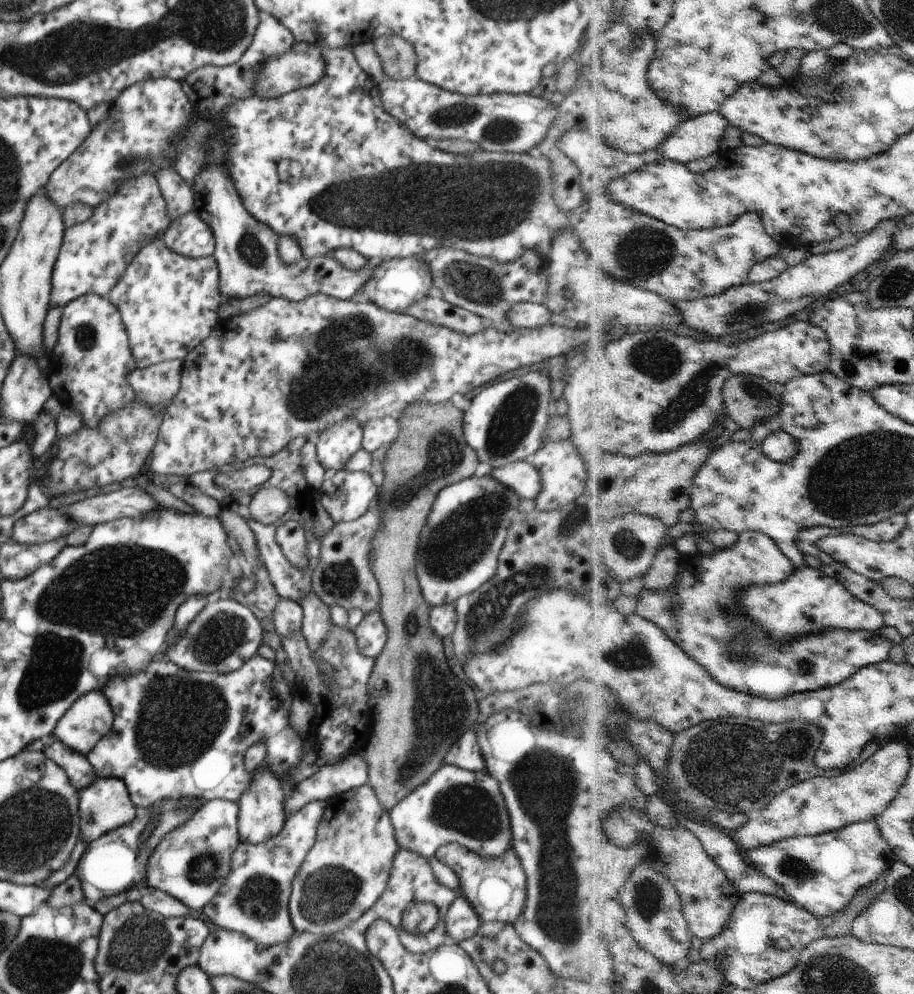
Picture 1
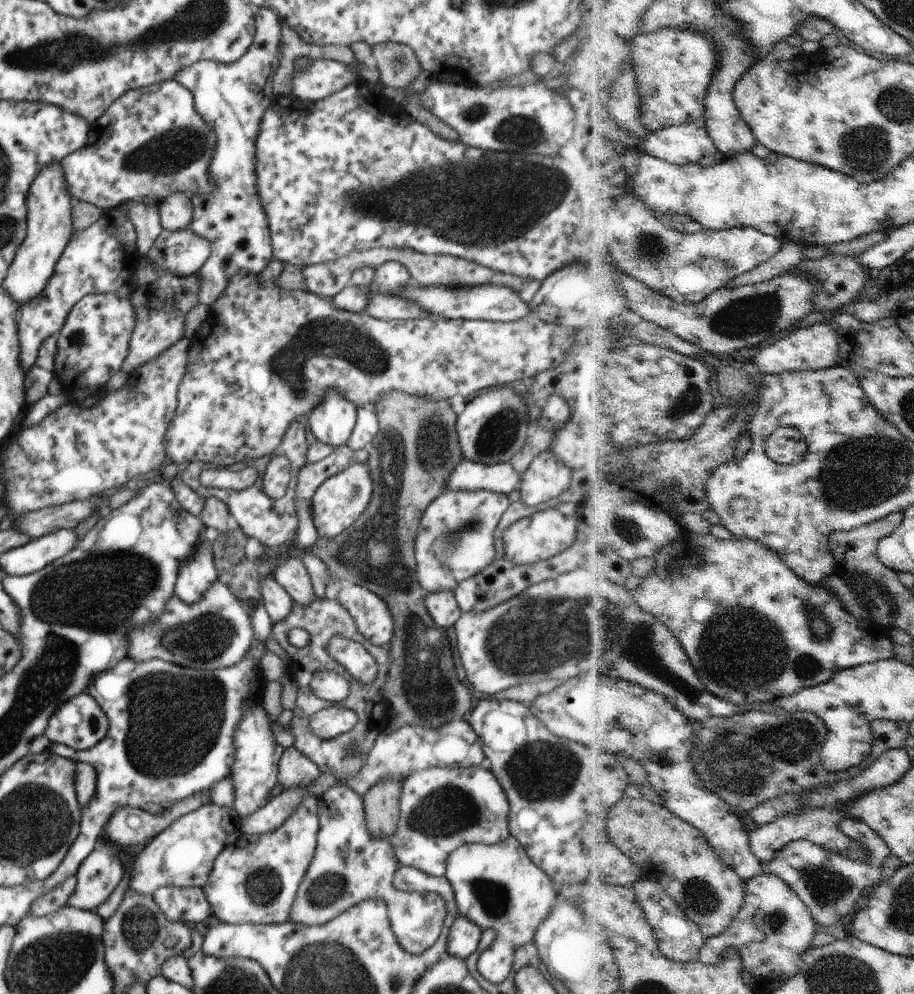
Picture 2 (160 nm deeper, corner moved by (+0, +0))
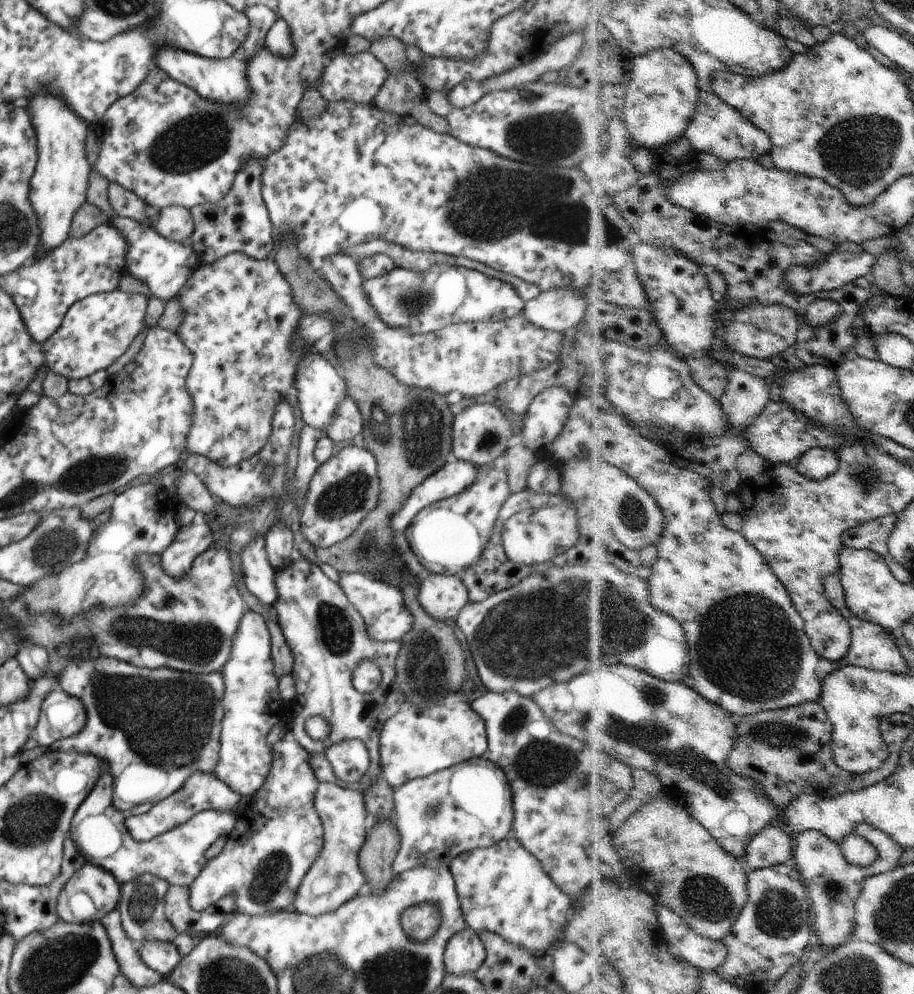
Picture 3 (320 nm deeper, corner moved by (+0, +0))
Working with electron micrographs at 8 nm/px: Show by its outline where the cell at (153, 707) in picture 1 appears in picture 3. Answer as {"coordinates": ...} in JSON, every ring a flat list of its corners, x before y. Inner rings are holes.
{"coordinates":[[102,655,95,656,94,659,71,659,67,661,63,668,59,671,58,682,63,692,69,696,74,696,77,700,82,702,85,710,86,719,84,725,79,732,72,734,64,739,52,742,48,749,49,751,72,752,90,754,100,759,103,759,109,767,109,774,112,778,112,808,118,808,121,812,127,812,137,804,149,802,149,804,157,804,166,796,173,794,185,782,185,779,193,772,211,773,216,765,216,758,219,748,219,735,221,730,222,711,222,694,224,693,224,681,220,672,207,674,193,674,182,673,181,671,174,671,165,667,156,669,148,669,147,667,136,667,129,663,117,660,113,657,103,657]]}

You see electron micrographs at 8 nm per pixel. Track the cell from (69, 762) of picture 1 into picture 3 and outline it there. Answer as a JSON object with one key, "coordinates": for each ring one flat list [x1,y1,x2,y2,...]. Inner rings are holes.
{"coordinates":[[105,772,75,809,68,836,85,863,97,865,110,872,119,884,149,873,165,879,170,885,182,884,188,887,207,862,204,855,207,847,219,837,231,834,234,822,234,815,231,813,205,809,189,817,183,824,148,841,135,840,124,825,122,812,118,808,112,808,112,778]]}

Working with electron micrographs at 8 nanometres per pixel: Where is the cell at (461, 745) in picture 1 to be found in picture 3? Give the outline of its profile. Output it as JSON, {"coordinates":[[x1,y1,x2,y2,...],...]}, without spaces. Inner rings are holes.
{"coordinates":[[467,687,463,688,461,691,455,691,452,693,447,693,447,696,437,700,436,704,429,705,414,705,413,703,403,703,401,708,393,715,390,716,385,722,381,725,379,739,378,739,378,753,380,756,380,767,382,770,381,778,383,782,387,783,390,787,394,789,400,787,405,781,410,781,411,779,421,778,434,772,445,770,454,764,472,759,481,756,485,756,487,750,486,743,486,734,483,719,470,707,471,698,469,698,470,692,463,692,467,690]]}

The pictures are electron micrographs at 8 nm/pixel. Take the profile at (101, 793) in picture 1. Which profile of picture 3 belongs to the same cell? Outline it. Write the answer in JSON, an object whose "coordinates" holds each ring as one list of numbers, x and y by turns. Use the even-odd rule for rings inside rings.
{"coordinates":[[193,772,173,794,166,796,152,808,142,814,127,816,124,818,124,825,129,831,129,834,138,841,148,841,150,838,159,836,177,825,183,824,189,817,192,817,198,812,205,809,214,811,223,811,224,813,238,814,236,807,242,799,243,795,235,792,231,787,228,787,217,775,213,772]]}

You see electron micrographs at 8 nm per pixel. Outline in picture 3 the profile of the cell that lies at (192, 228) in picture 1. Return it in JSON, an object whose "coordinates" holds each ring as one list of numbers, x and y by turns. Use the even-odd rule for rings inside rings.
{"coordinates":[[115,217,110,220,110,223,118,230,120,235,124,237,125,242,128,242,127,251,124,254,124,267,126,274,130,274,133,278,137,278,147,285,152,296,161,301,168,302,184,287,185,281,189,275,192,275,192,270,199,264,197,253,192,251,189,244,175,243,165,237,159,236,158,232,149,225,143,226,140,222,127,217]]}

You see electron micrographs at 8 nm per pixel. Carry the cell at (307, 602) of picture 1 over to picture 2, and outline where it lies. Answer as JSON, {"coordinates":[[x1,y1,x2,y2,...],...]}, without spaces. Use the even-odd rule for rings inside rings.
{"coordinates":[[284,557,274,565,270,575,300,605,308,605,315,597,306,568,298,557]]}

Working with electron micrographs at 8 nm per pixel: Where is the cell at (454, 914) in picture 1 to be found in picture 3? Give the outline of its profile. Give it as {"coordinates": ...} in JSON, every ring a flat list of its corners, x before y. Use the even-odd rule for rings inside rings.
{"coordinates":[[469,928,451,936,442,954,444,972,449,975,471,975,483,959,483,943,479,940,478,933]]}

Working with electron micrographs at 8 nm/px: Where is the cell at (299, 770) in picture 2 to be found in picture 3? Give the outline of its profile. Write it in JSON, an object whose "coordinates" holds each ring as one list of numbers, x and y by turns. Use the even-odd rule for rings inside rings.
{"coordinates":[[292,736,273,743,270,756,271,764,263,784,234,815,234,827,226,836,223,848,201,867,188,886,188,903,193,910,205,910,225,895,234,896,234,912,249,916,265,911,292,910,296,888,322,847,322,824,314,809,314,794,319,782,310,767,309,753]]}

